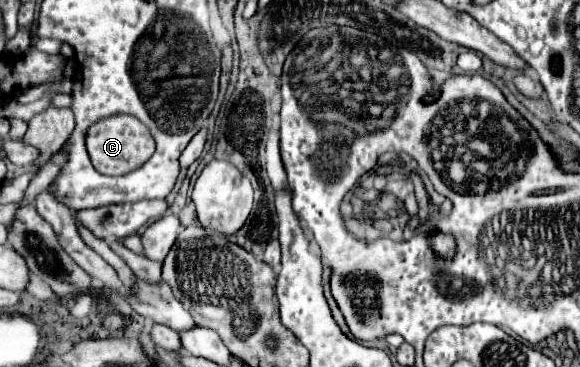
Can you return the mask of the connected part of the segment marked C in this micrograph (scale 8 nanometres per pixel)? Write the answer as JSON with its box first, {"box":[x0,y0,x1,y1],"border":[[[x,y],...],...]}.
{"box":[87,116,155,176],"border":[[[113,116],[89,128],[87,150],[91,156],[91,164],[97,168],[97,172],[107,176],[123,176],[131,170],[137,170],[151,158],[151,154],[155,152],[155,140],[147,126],[133,116]]]}

